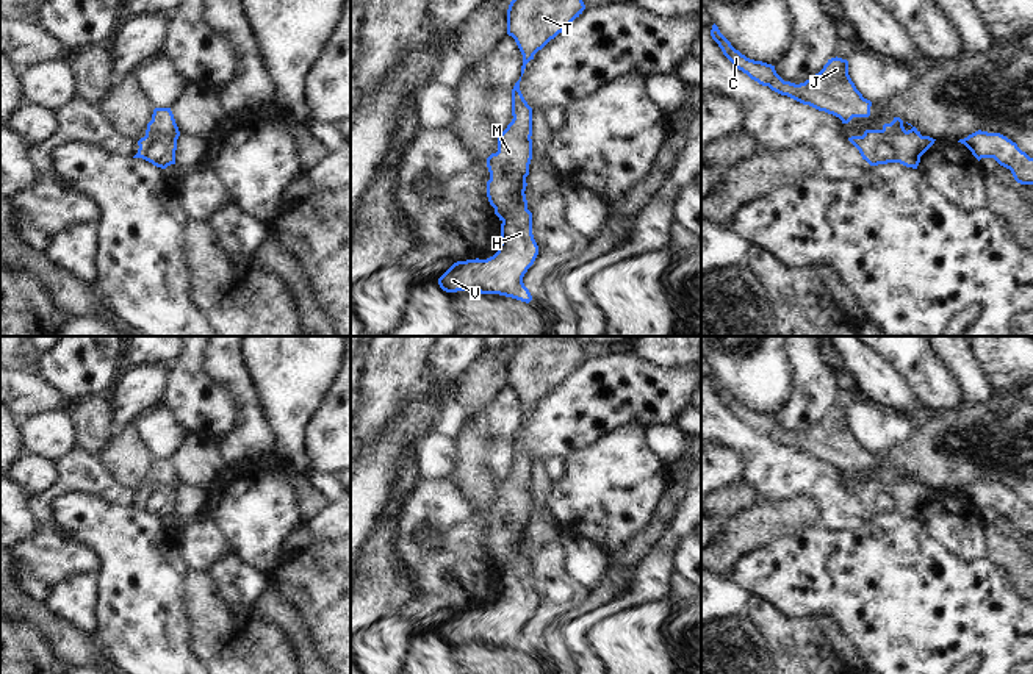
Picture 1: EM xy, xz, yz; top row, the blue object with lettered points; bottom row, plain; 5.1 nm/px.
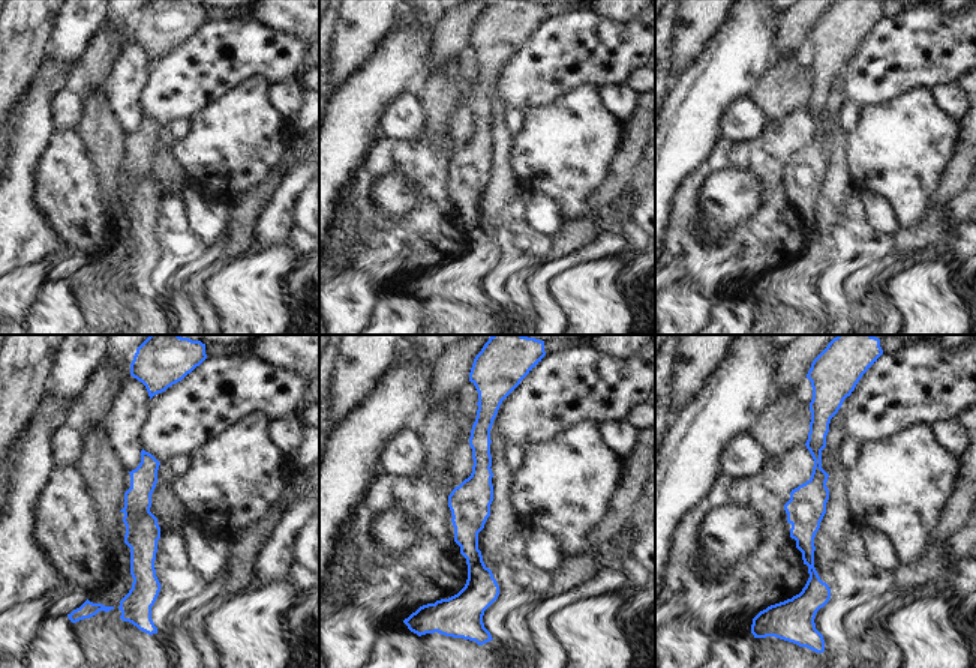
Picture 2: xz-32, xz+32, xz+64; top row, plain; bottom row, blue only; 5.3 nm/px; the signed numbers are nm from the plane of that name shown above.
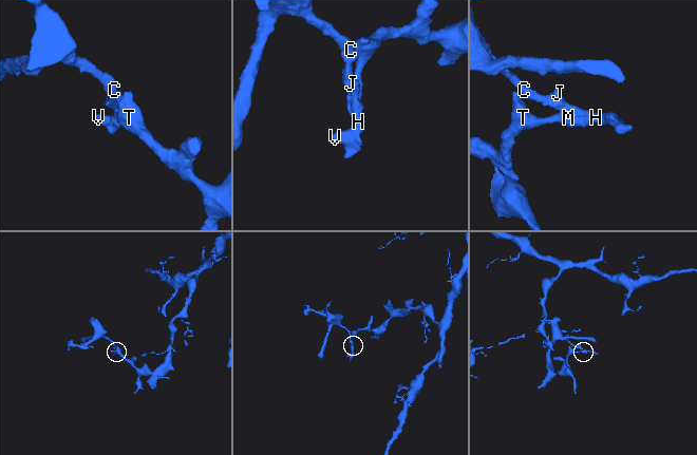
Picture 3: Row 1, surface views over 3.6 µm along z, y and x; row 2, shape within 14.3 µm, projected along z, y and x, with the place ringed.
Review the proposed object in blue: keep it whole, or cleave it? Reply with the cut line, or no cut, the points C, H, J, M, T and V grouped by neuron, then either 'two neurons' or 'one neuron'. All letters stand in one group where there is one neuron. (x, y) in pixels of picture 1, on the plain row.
yz (881, 480), (891, 485), (894, 499), (902, 487), (919, 482) | C H J V / M T | two neurons

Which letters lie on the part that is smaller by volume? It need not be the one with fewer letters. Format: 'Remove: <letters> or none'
Remove: C, H, J, V

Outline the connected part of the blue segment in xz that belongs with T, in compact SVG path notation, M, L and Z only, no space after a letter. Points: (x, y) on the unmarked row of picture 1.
M523 336L507 360L507 385L512 386L523 405L521 427L526 414L551 389L562 383L585 360L584 346L554 336Z

